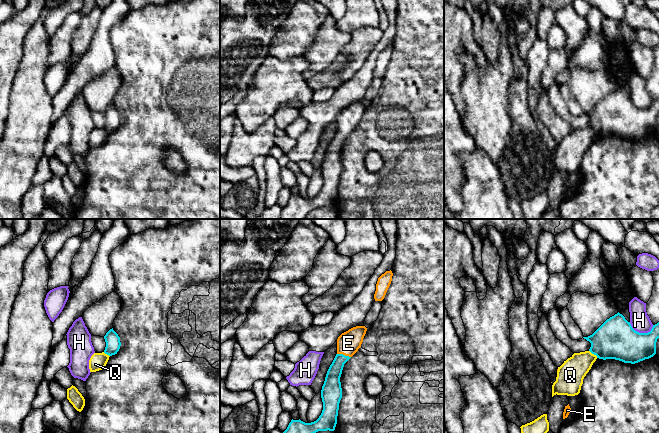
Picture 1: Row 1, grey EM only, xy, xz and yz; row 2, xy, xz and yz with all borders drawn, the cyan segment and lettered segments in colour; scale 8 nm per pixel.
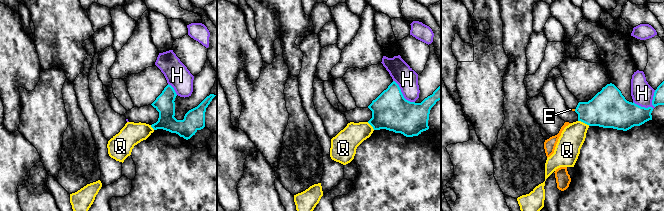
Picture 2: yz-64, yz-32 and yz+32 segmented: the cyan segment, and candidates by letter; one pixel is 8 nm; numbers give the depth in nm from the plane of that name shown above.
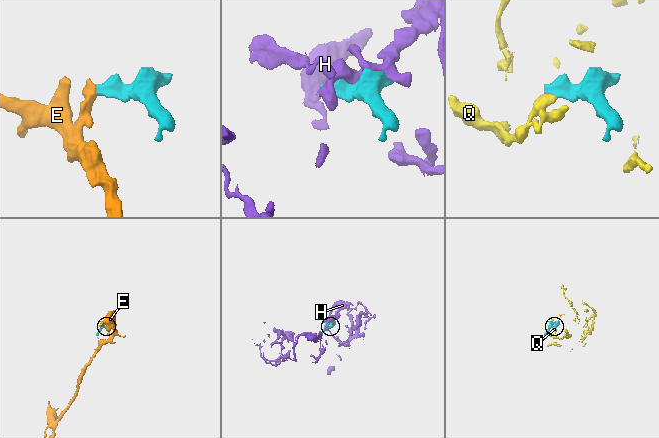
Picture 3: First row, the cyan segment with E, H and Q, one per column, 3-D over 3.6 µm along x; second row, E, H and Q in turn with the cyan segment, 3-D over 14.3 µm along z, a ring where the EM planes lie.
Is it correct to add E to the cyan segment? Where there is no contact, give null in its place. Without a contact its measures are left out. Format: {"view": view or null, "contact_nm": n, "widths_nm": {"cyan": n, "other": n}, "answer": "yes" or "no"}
{"view": "xz", "contact_nm": 120, "widths_nm": {"cyan": 130, "other": 190}, "answer": "yes"}

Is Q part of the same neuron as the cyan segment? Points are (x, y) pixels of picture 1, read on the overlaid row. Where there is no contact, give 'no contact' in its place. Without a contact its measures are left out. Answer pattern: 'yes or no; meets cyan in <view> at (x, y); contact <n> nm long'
no; meets cyan in yz at (593, 353); contact 90 nm long

